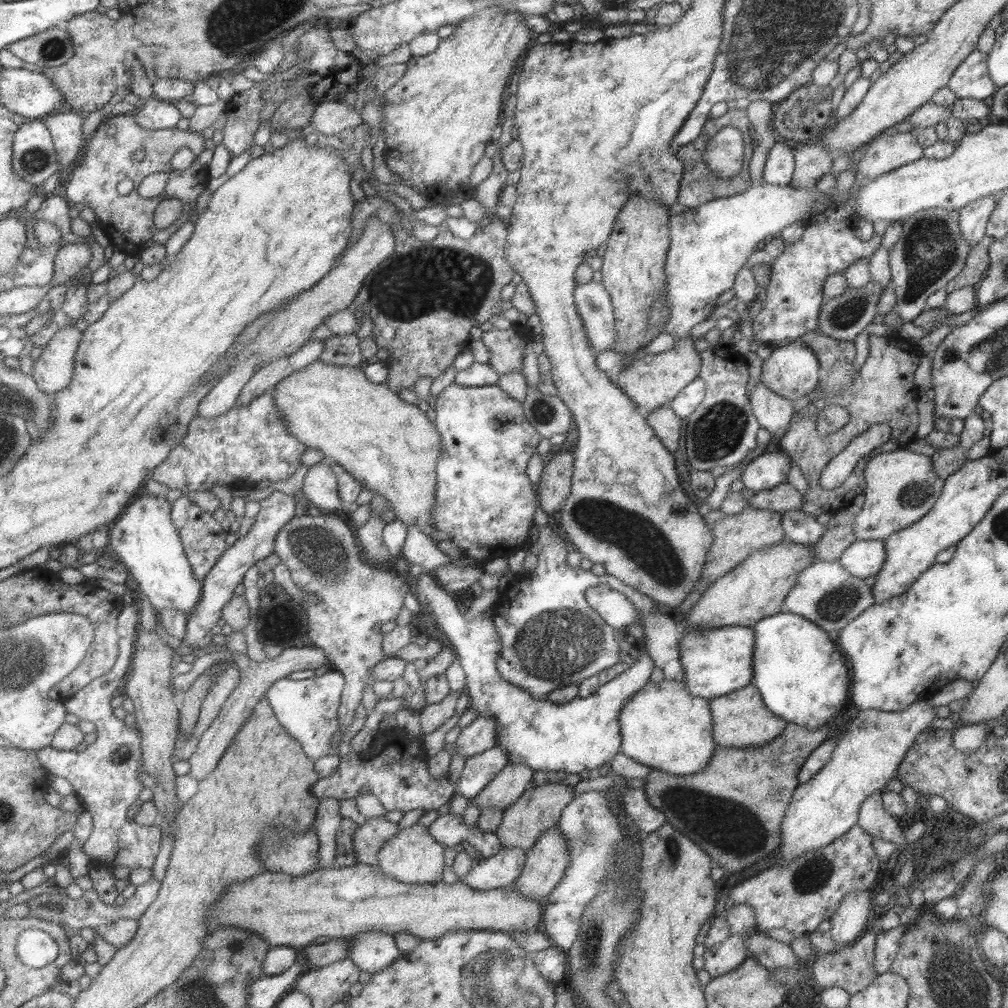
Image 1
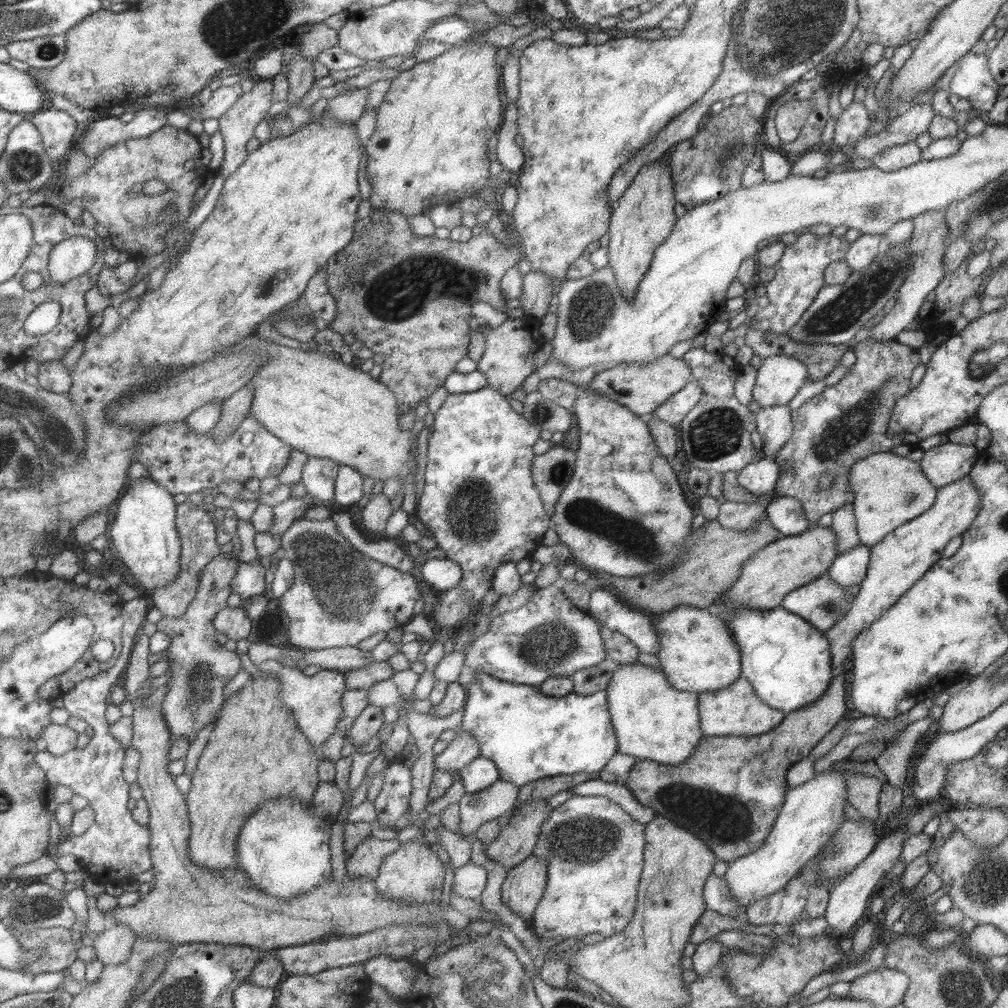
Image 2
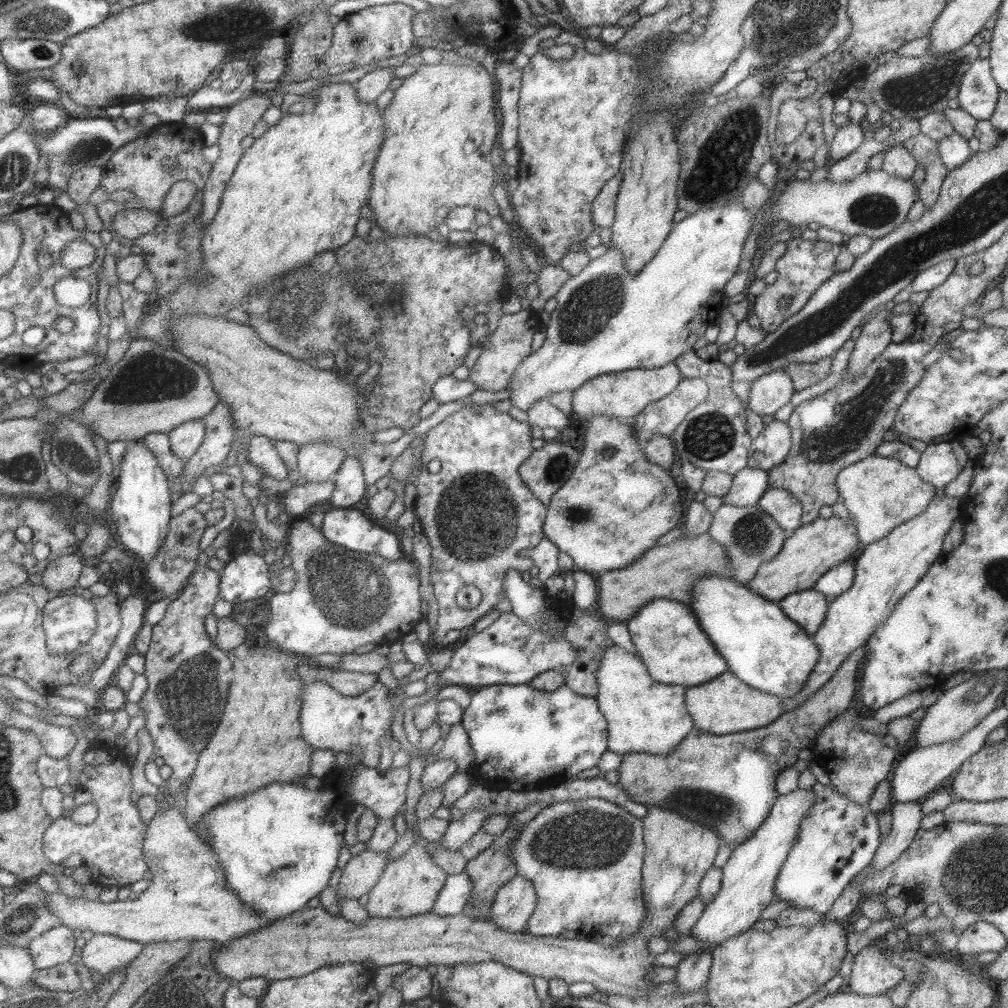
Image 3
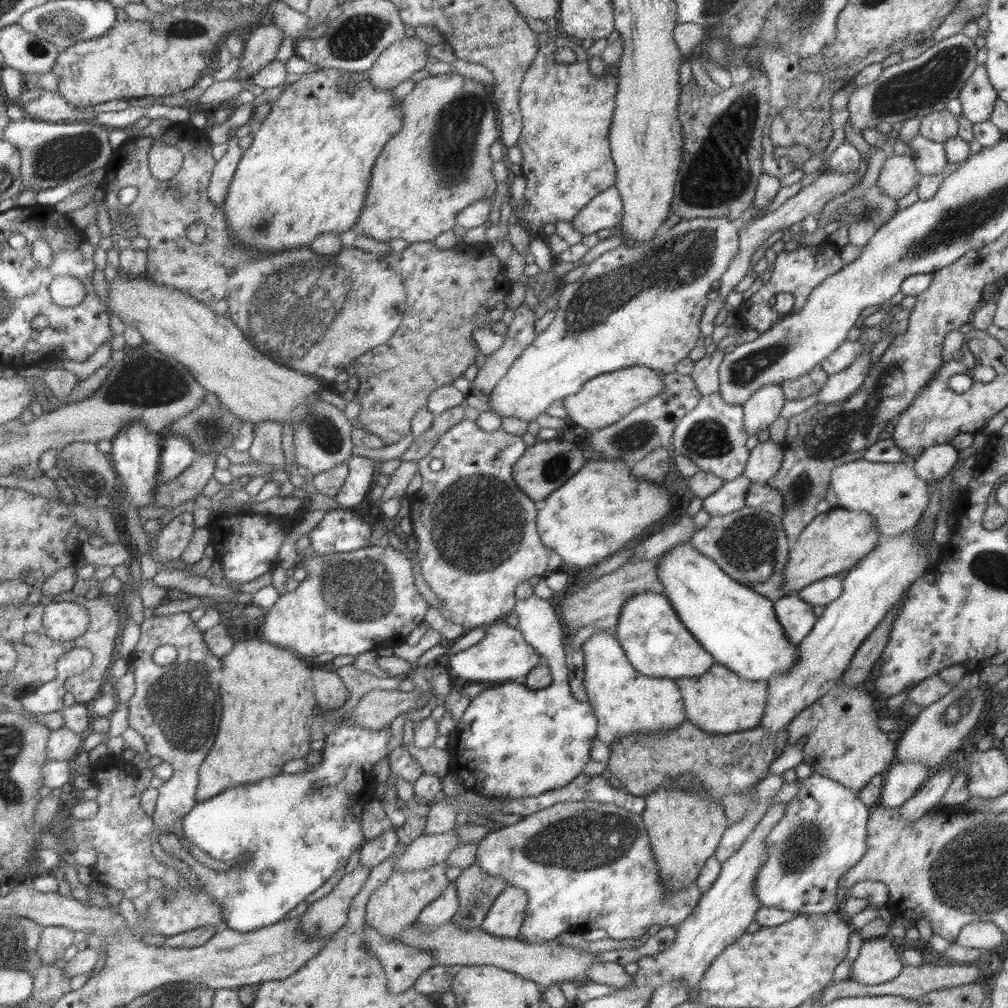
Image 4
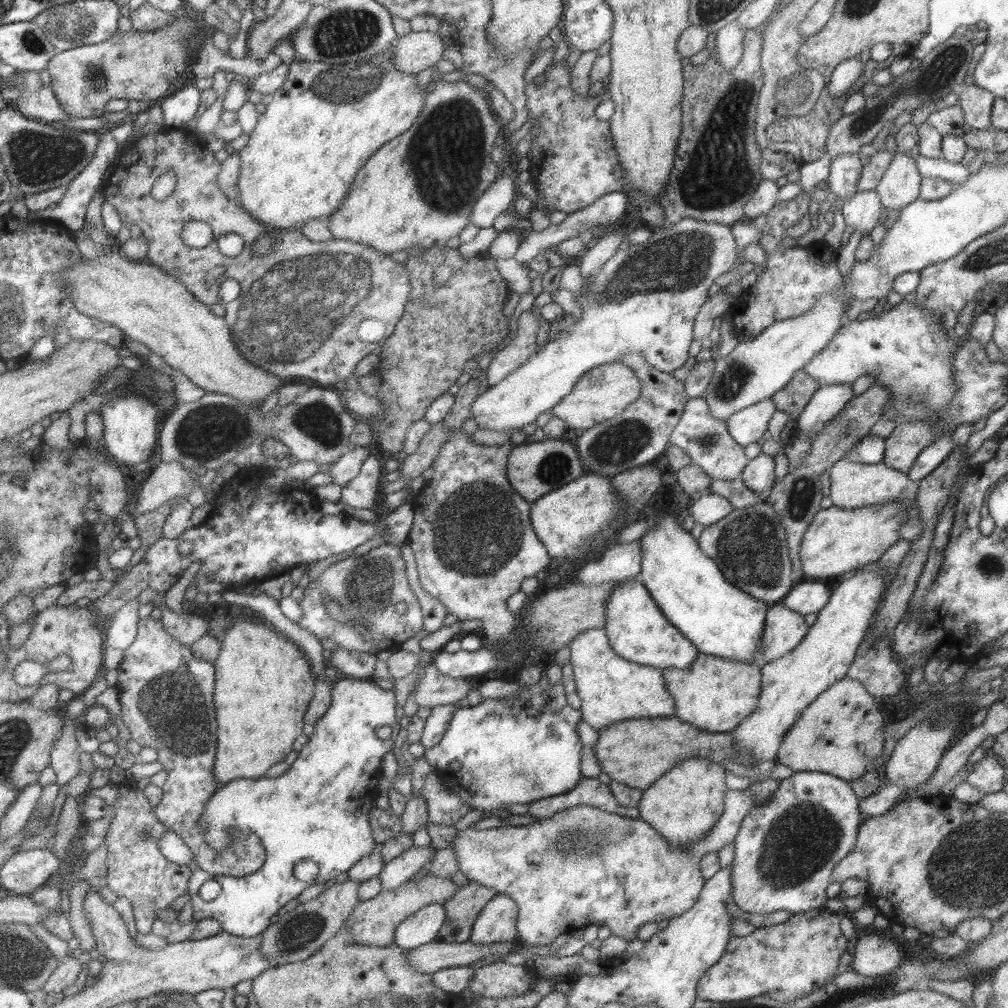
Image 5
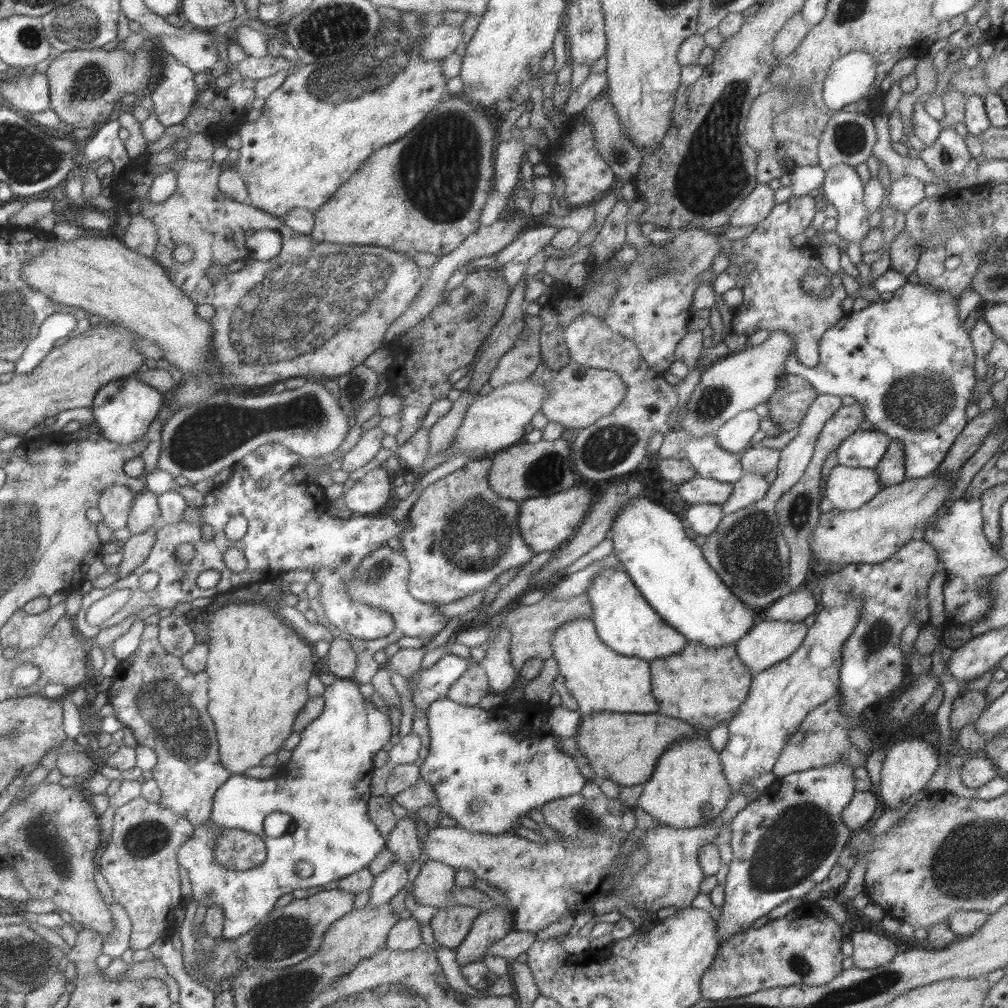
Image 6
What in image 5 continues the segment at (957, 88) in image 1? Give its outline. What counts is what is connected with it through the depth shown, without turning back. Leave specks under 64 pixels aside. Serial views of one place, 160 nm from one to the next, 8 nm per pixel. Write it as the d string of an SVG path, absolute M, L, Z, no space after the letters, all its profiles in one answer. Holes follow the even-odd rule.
M969 83L964 85L964 89L958 96L958 106L963 112L965 124L976 130L991 127L990 116L994 99L993 94L975 86L974 83Z

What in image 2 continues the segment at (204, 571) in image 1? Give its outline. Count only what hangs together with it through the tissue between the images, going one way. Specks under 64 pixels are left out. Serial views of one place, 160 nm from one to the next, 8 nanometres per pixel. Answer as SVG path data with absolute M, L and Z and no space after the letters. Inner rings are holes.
M189 500L179 503L176 523L182 538L182 573L171 586L155 590L151 597L152 605L161 612L163 617L173 616L173 618L179 618L187 612L191 602L198 594L204 566L222 554L221 547L217 544L217 526L213 522L212 513L204 510L201 505L195 505Z

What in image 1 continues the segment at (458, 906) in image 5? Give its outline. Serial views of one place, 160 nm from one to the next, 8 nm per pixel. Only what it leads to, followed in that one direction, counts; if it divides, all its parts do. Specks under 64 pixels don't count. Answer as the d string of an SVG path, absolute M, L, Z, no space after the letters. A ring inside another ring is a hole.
M545 782L540 786L529 787L520 794L515 802L511 803L501 817L498 827L494 830L495 836L500 842L500 846L505 848L520 848L525 852L529 850L538 836L548 828L551 828L559 820L562 808L568 802L572 801L573 793L571 792L573 785L565 783L548 783Z

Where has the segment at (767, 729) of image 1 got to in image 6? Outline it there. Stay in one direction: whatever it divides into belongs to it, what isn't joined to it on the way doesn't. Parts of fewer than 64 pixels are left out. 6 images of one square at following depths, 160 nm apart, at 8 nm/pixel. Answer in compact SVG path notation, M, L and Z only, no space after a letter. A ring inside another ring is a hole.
M689 642L679 654L648 662L651 696L657 701L657 713L677 718L693 727L709 730L719 722L729 722L747 696L753 674L742 665L734 644L699 646Z

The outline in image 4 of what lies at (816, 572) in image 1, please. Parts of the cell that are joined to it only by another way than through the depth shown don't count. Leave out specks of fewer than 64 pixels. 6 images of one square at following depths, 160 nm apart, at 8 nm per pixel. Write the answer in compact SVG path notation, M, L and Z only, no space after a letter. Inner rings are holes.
M795 594L779 598L773 604L773 611L785 639L793 645L799 644L816 622L813 607L801 601Z

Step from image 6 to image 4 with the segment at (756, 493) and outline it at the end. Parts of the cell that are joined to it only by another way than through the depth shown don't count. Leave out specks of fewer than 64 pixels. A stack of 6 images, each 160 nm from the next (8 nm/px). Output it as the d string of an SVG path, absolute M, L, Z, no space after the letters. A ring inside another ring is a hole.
M769 439L758 442L749 451L742 474L751 483L766 483L779 470L782 452L781 445Z

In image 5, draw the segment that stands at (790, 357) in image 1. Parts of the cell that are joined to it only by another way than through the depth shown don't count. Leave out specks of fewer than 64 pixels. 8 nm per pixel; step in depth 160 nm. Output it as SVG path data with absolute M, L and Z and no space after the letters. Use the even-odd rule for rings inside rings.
M770 398L746 406L725 419L730 437L739 445L756 442L763 436L767 421L775 412L774 402Z

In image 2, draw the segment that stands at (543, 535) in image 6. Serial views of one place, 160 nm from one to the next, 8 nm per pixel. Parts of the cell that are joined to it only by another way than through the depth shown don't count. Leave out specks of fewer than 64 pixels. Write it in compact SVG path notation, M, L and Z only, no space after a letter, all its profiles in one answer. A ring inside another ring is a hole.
M577 386L577 390L576 403L571 412L575 414L578 420L579 445L574 451L576 461L570 482L565 485L565 488L558 496L557 502L554 504L554 512L550 517L552 528L556 532L559 542L568 546L572 561L585 569L590 571L602 570L604 573L611 574L611 576L621 578L633 578L635 576L645 576L645 574L661 574L661 571L672 567L680 557L680 554L684 551L684 538L693 530L690 527L691 519L693 518L692 510L689 504L685 502L682 488L679 487L677 478L670 467L669 458L659 454L644 418L640 418L624 406L613 402L602 394L589 391L587 386Z

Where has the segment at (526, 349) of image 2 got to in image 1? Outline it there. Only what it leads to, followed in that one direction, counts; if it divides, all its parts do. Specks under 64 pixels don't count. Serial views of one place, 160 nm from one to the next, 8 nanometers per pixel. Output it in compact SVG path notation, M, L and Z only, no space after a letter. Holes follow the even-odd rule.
M525 325L483 331L481 340L490 352L486 363L499 375L521 371L524 348L530 339L531 333Z

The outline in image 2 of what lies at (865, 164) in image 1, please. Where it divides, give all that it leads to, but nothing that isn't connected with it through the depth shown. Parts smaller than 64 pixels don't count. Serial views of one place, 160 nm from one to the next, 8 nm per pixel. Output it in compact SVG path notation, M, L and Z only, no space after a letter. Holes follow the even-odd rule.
M914 141L887 147L879 154L871 157L872 167L883 172L899 171L911 166L921 159L921 149Z

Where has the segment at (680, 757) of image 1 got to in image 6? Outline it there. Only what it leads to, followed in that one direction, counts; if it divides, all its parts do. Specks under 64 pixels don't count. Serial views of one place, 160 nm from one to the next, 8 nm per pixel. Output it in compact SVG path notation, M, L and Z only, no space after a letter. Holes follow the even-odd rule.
M577 618L565 622L555 633L551 633L552 658L557 661L558 674L564 678L569 694L576 700L581 715L598 712L615 712L621 714L657 713L657 701L651 696L650 668L647 661L635 657L621 656L601 643L595 631L595 625L589 618Z

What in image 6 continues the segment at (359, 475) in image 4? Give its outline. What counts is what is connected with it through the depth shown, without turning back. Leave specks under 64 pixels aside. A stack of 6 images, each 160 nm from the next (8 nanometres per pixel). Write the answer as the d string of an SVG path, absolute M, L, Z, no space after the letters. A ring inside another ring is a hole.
M375 467L344 493L344 508L353 514L367 515L377 512L393 494L387 468Z

